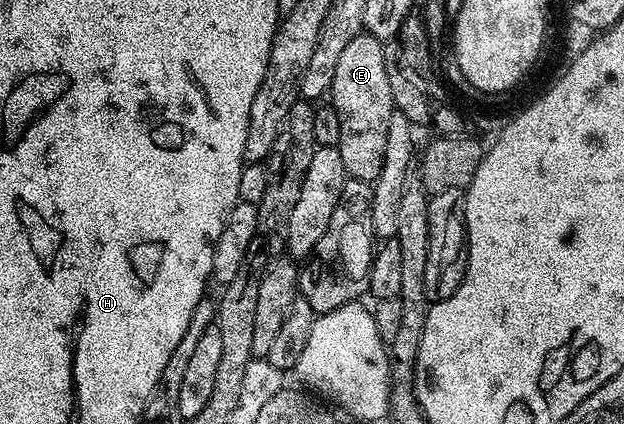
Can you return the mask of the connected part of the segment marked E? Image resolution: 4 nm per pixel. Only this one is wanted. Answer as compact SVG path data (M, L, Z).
M361 34L352 38L340 55L336 72L332 77L330 89L333 91L333 105L340 118L340 142L336 147L340 150L340 158L344 158L347 177L355 180L373 182L378 179L384 162L384 142L388 139L388 122L396 111L392 98L392 86L388 86L388 70L386 69L386 49L383 41L375 36Z

